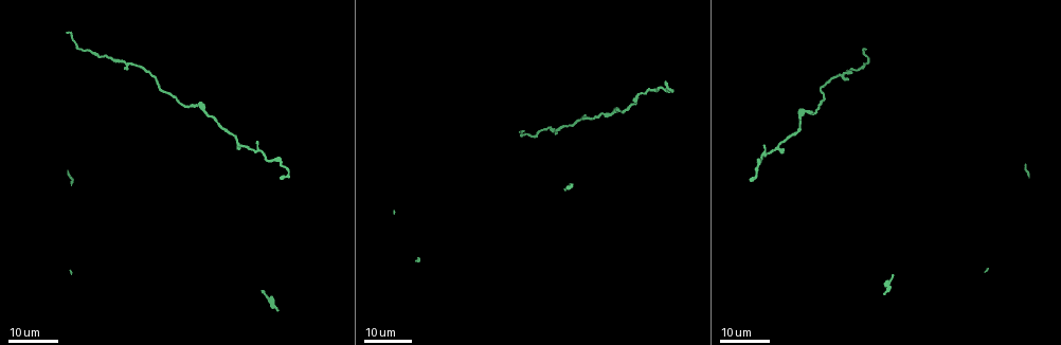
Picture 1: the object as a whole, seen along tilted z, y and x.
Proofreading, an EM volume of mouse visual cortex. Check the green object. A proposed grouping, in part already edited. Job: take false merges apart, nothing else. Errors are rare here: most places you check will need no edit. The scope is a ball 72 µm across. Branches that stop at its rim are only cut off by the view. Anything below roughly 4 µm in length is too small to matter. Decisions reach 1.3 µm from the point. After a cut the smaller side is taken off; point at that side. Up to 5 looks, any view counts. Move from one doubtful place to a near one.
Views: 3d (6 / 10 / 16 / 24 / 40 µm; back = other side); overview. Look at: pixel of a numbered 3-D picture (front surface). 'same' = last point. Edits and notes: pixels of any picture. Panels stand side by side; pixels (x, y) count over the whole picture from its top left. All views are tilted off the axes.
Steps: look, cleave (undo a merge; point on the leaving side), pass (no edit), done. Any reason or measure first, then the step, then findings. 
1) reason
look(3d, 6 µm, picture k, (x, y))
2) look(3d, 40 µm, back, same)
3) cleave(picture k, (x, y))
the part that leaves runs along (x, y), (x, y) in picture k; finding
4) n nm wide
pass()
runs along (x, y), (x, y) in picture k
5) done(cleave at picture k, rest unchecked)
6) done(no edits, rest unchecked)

calibre changes
look(3d, 16 µm, picture 1, (187, 107))

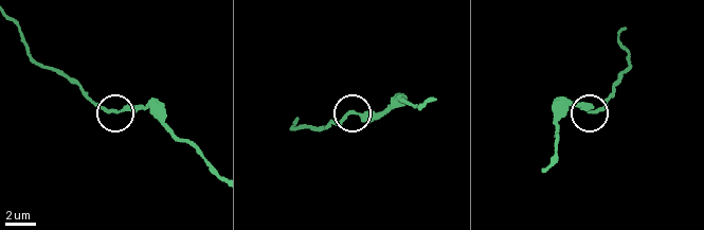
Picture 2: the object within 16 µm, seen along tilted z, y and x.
zoom in
look(3d, 10 µm, picture 2, (351, 114))

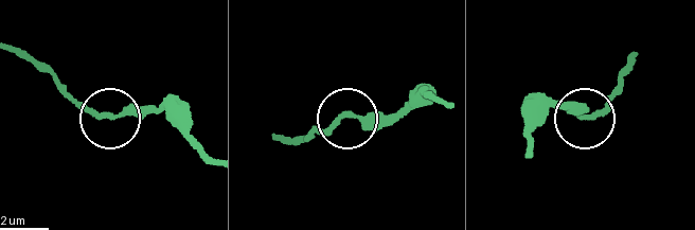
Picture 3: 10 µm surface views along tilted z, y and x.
pass()
continuous, no second neuron

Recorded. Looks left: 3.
sudden change in width
look(3d, 16 µm, picture 1, (241, 146))

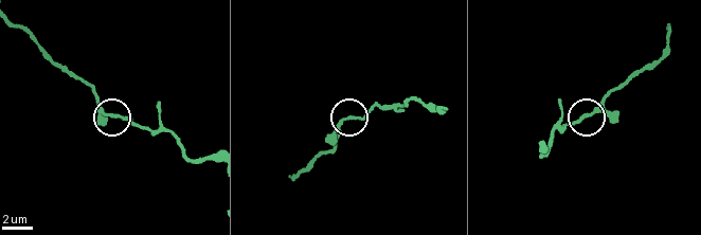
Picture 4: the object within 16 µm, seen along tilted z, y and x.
look(3d, 6 µm, picture 4, (344, 117))

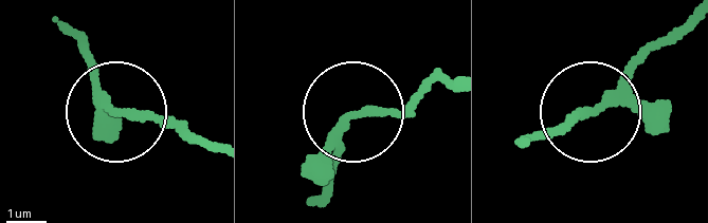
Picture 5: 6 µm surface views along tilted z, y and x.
pass()
runs along (685, 33), (617, 97), (542, 134) in picture 5; one neuron here

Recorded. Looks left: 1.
done(no edits, rest unchecked)

